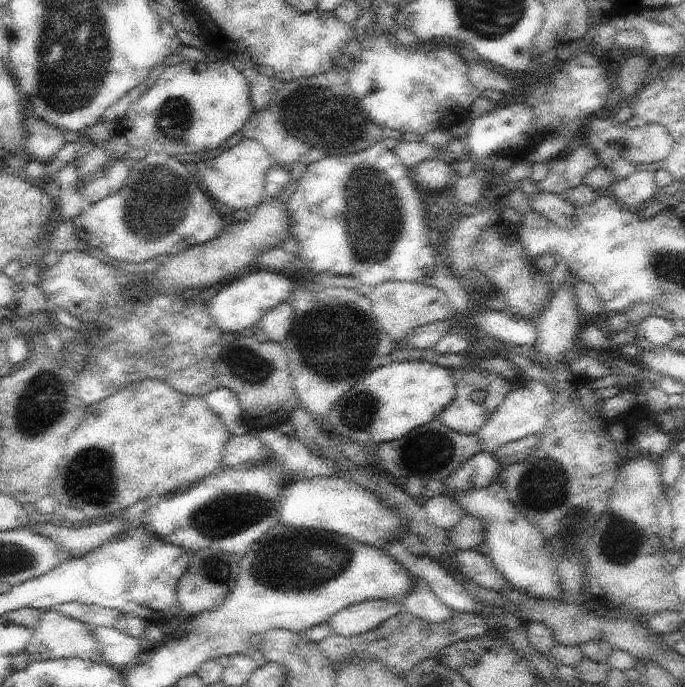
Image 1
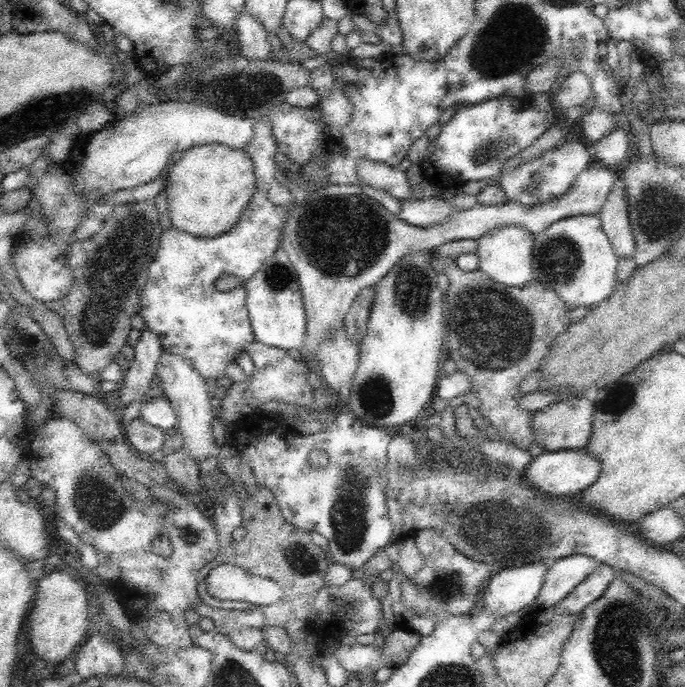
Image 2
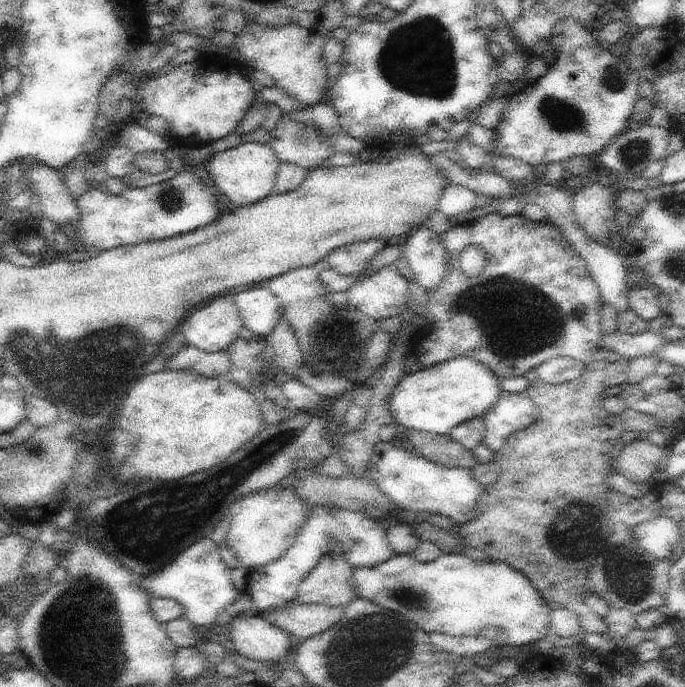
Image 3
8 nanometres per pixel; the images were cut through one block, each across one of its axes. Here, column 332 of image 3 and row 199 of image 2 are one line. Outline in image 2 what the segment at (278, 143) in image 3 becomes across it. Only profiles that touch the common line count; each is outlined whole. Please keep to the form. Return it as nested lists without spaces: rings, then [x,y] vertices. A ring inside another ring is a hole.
[[[156,200],[120,204],[115,206],[110,217],[106,220],[101,232],[88,240],[74,239],[70,242],[67,252],[67,263],[70,265],[74,280],[71,289],[61,301],[61,313],[64,330],[74,345],[76,352],[75,364],[86,374],[101,377],[102,370],[115,362],[122,346],[127,344],[131,331],[130,318],[139,314],[142,288],[148,280],[144,274],[146,266],[154,260],[159,238],[164,232],[160,226],[159,215],[156,211]]]

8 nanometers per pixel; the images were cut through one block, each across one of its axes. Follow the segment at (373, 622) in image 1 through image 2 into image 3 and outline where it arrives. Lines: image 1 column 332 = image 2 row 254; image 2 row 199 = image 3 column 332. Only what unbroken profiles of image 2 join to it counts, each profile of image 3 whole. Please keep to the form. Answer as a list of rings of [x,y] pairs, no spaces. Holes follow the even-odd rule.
[[[287,602],[282,608],[275,608],[270,612],[268,620],[274,625],[284,629],[289,634],[294,634],[298,638],[312,638],[317,634],[322,634],[325,630],[332,628],[335,624],[340,622],[340,618],[344,616],[344,611],[347,605],[340,604],[340,606],[328,606],[326,604],[296,604],[296,602]]]

